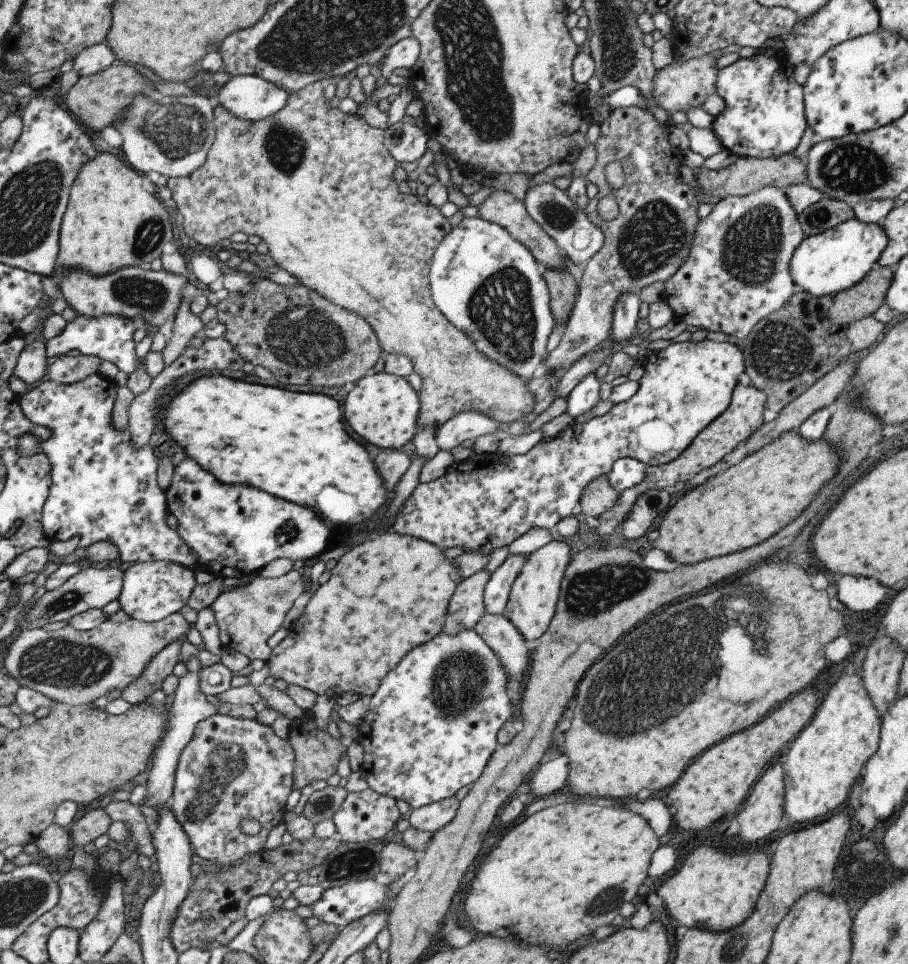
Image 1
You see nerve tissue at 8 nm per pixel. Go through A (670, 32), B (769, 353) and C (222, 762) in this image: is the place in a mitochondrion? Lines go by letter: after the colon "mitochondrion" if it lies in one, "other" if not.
A: other
B: mitochondrion
C: mitochondrion

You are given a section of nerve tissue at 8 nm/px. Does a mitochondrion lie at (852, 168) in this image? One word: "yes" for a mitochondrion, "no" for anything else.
yes

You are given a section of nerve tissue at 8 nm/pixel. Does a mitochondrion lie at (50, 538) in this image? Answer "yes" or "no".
no

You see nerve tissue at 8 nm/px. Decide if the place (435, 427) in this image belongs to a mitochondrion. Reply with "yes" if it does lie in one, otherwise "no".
no

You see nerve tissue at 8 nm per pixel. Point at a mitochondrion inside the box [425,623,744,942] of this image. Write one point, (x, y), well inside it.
(463, 679)

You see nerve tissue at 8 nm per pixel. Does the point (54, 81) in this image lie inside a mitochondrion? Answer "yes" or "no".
no

